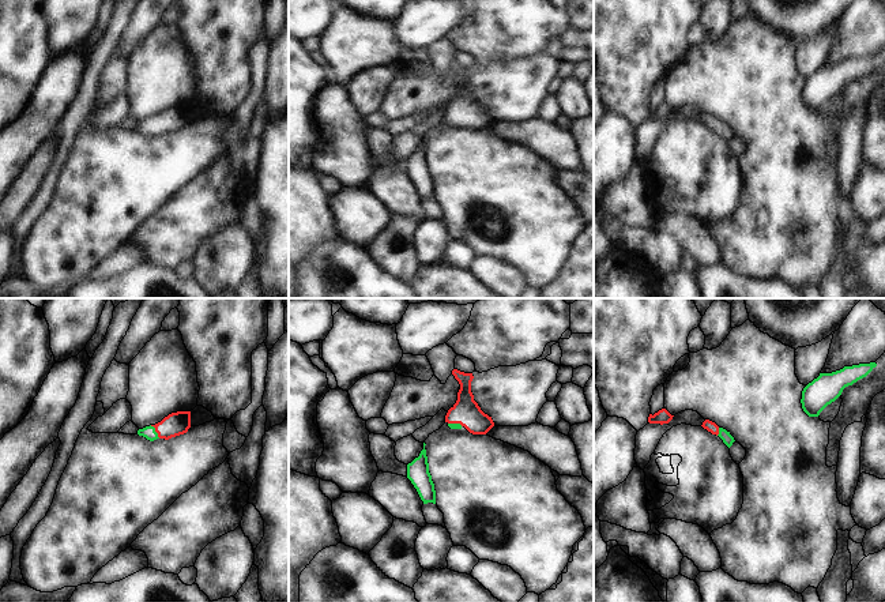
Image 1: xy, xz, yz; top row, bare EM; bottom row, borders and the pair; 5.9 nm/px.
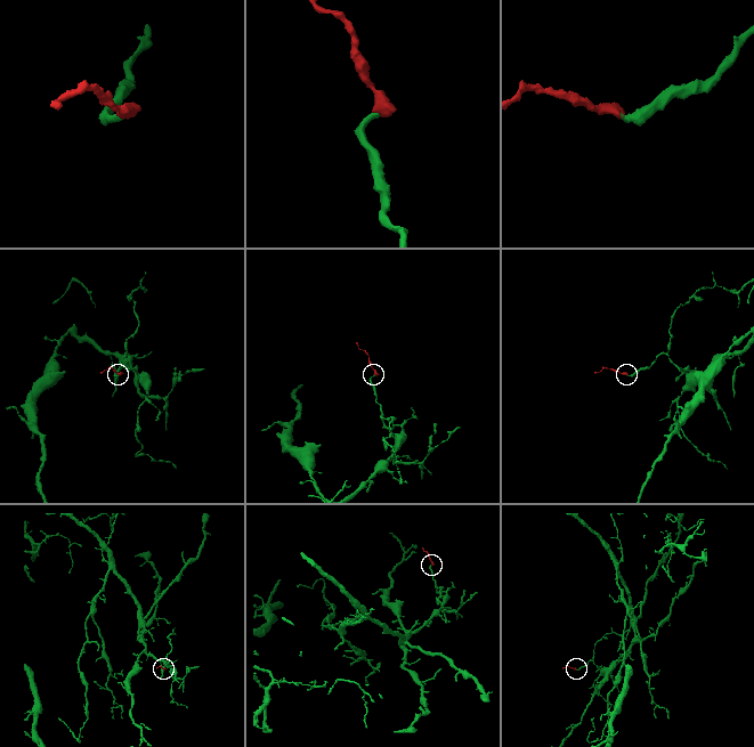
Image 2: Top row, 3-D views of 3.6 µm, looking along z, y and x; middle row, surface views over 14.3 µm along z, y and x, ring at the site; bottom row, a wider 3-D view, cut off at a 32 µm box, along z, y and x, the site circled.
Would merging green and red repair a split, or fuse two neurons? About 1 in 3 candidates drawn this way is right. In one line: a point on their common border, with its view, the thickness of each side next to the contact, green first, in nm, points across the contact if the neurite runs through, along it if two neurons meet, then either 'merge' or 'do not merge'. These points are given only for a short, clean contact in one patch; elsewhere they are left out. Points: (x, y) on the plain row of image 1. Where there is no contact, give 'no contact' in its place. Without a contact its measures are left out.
xy (154, 125) | 80/140 nm | across xy (149, 127), (154, 125), (166, 124), (176, 119) | merge

